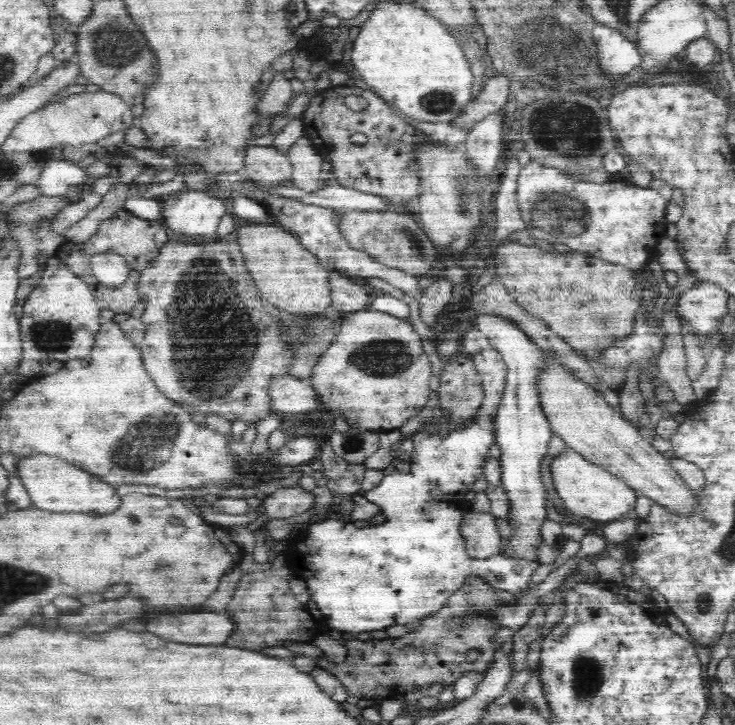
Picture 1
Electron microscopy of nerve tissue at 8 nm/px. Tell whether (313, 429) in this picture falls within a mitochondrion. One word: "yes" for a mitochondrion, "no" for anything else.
no

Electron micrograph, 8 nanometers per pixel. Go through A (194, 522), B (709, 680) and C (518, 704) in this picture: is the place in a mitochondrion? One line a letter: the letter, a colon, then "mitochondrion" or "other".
A: other
B: other
C: other

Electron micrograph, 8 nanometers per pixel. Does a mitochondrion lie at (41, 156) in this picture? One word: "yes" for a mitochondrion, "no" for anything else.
no

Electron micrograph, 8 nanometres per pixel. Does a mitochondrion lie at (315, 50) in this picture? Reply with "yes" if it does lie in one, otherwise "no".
no

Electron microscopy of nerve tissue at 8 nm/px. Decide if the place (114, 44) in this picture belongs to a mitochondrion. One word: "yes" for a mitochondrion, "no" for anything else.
yes

